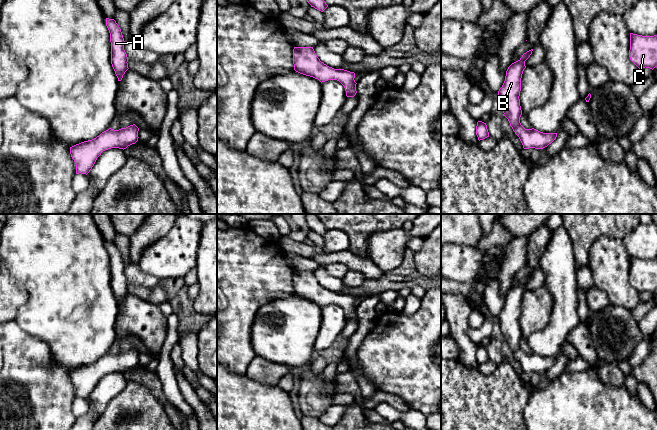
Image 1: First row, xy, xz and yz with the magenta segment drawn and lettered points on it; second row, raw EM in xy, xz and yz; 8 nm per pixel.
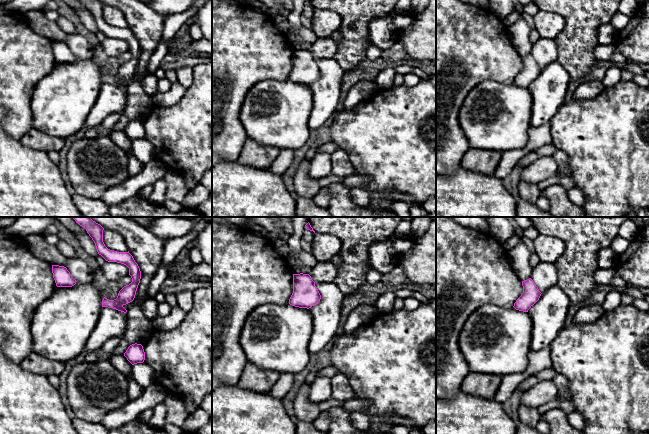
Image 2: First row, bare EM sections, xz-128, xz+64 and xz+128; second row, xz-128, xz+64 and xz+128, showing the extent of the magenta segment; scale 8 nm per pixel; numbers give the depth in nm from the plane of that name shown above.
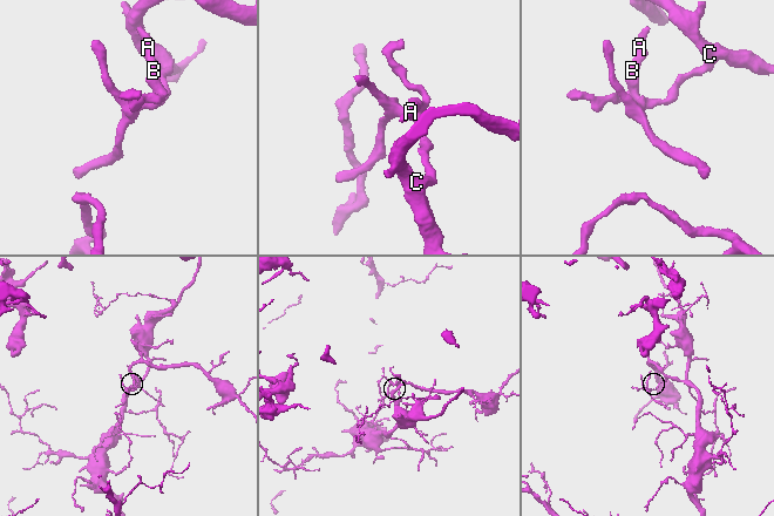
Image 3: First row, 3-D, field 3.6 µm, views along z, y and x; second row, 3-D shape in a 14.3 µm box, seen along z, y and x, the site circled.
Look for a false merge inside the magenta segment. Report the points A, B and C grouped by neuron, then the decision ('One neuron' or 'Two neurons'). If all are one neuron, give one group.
Groups: A B / C. Two neurons

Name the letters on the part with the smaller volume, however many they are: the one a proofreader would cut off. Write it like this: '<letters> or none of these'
A, B

